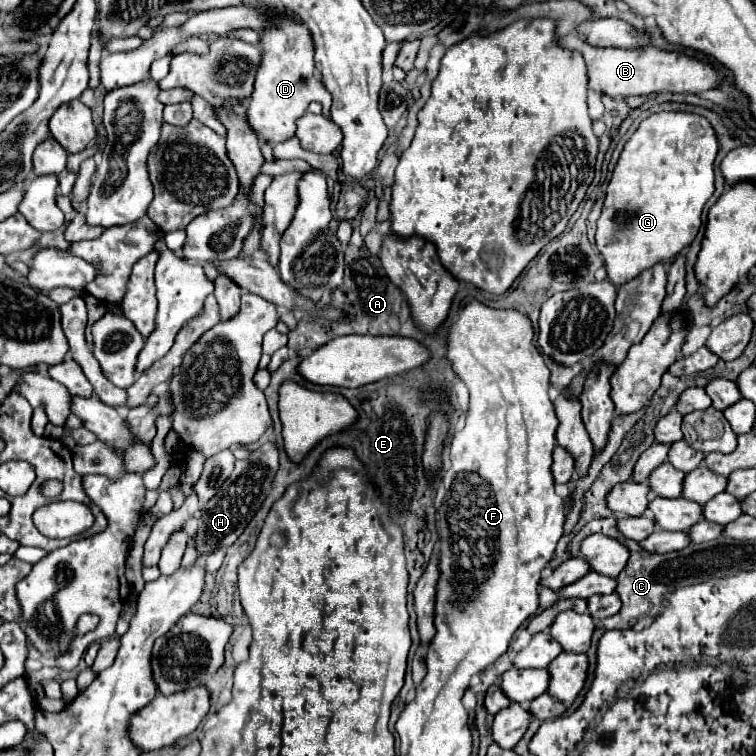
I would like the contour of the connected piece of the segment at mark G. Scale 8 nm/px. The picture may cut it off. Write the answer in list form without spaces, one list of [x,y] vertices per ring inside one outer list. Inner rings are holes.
[[[658,111],[646,117],[634,135],[626,141],[618,165],[608,183],[602,215],[598,219],[596,245],[604,255],[608,279],[620,287],[626,279],[634,279],[646,267],[658,261],[672,263],[678,251],[684,251],[696,237],[702,223],[706,201],[714,193],[714,159],[718,153],[718,137],[708,119],[686,111]]]

